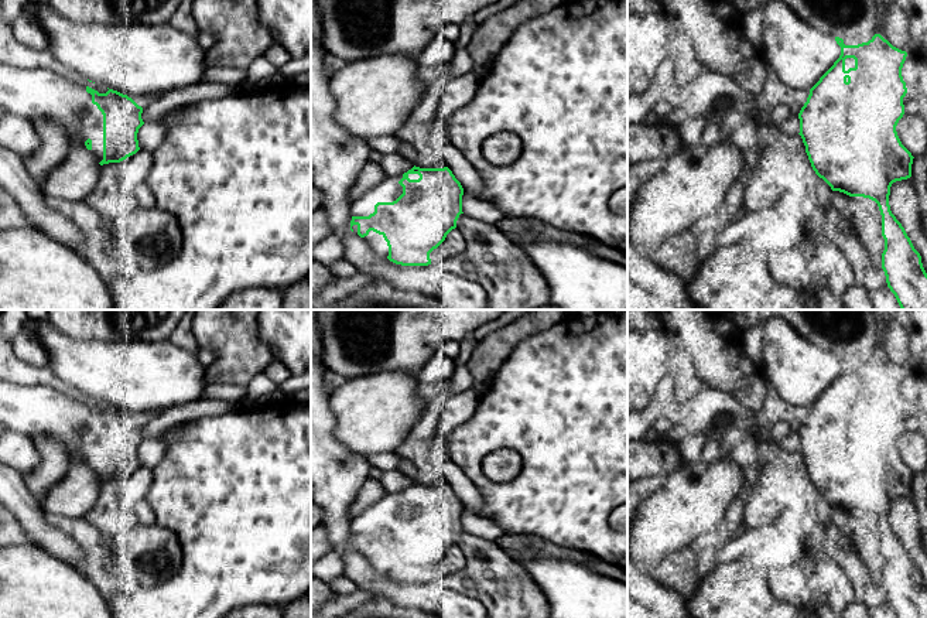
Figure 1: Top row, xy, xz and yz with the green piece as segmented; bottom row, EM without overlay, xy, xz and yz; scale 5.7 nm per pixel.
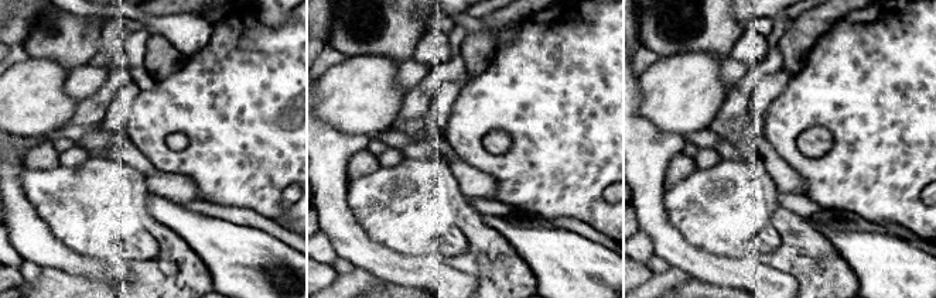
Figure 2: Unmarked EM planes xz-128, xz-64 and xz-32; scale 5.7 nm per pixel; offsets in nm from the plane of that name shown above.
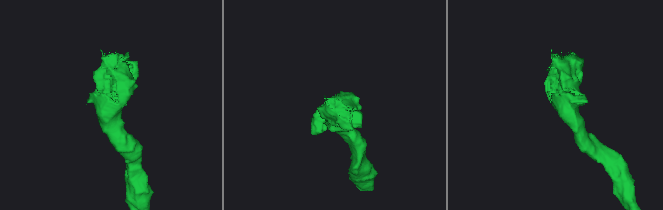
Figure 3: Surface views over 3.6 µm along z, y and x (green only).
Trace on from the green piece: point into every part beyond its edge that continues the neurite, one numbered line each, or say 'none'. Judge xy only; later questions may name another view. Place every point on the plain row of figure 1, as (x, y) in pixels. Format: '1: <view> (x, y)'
1: xy (36, 412)

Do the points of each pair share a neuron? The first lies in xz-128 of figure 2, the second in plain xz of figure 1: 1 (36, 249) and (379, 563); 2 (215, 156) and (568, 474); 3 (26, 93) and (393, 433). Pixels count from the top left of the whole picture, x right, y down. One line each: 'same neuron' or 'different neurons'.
1: different neurons
2: same neuron
3: same neuron

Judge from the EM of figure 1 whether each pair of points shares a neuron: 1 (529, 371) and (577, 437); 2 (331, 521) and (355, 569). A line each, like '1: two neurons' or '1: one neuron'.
1: one neuron
2: one neuron

